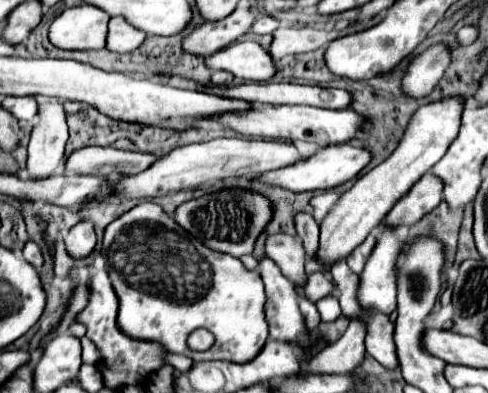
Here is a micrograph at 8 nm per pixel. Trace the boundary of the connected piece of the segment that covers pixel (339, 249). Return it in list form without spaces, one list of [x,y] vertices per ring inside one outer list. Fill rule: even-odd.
[[[448,96],[420,106],[408,122],[396,150],[340,196],[330,214],[320,222],[320,258],[328,258],[328,266],[332,266],[336,258],[348,256],[368,234],[376,234],[392,206],[446,154],[460,130],[464,102],[462,96]]]

